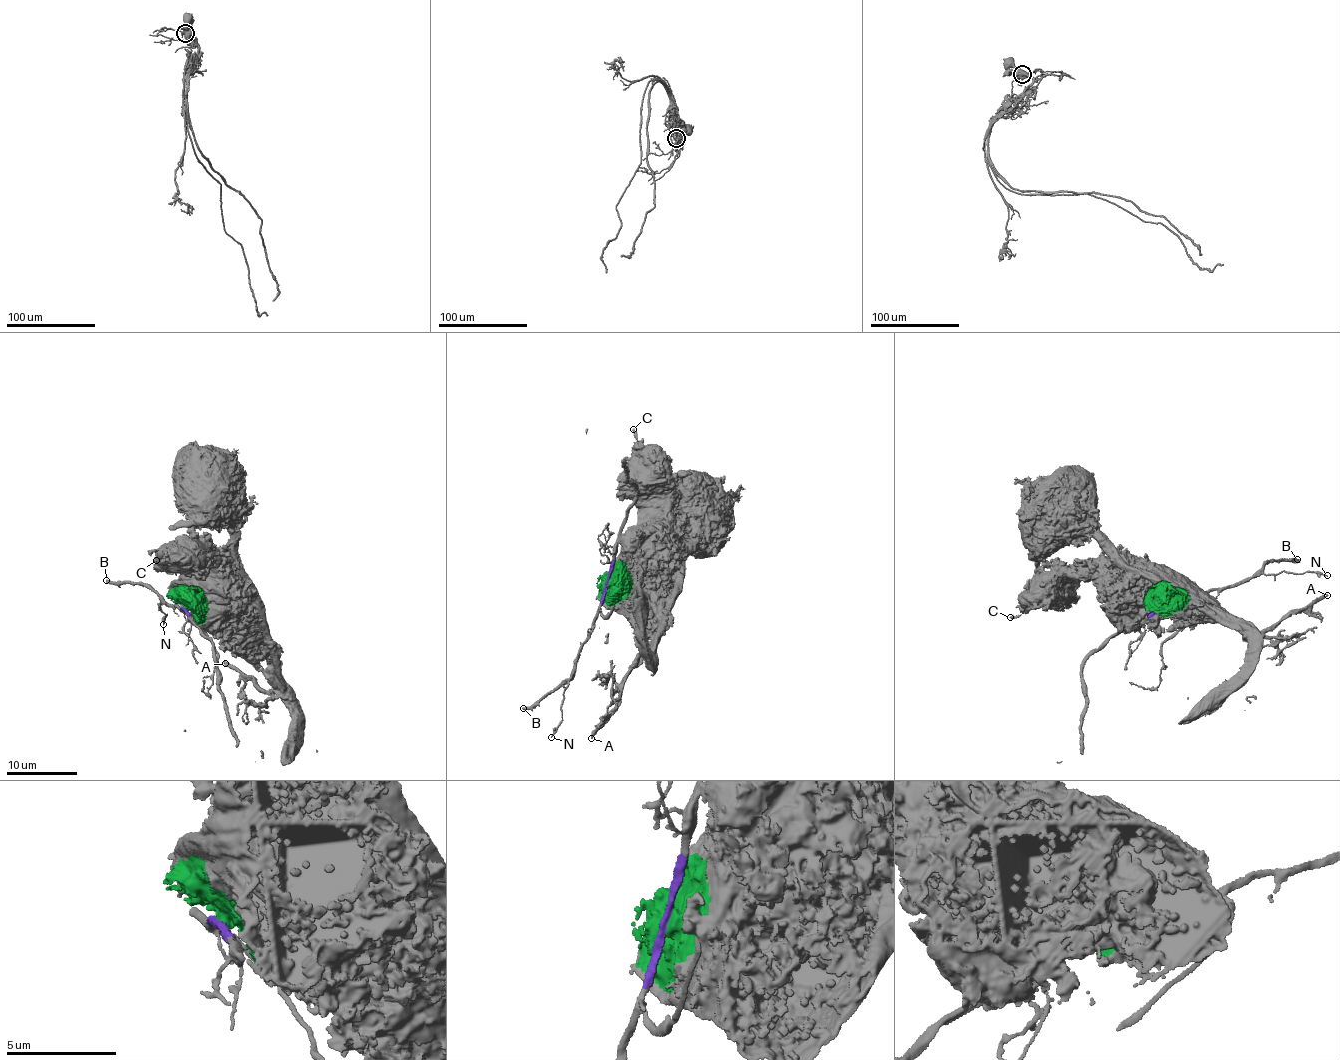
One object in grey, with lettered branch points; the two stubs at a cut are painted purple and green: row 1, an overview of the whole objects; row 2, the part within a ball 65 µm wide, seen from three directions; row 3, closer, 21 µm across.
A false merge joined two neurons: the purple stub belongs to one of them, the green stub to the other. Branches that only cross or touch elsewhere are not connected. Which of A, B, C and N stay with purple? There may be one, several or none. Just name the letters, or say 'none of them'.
B, N

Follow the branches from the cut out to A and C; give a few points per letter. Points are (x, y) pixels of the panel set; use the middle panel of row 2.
A: (609, 582), (614, 606), (634, 628), (642, 657), (633, 664), (613, 710), (591, 739)
C: (609, 582), (615, 568), (615, 558), (638, 539), (639, 495), (633, 456), (637, 438), (632, 428)

